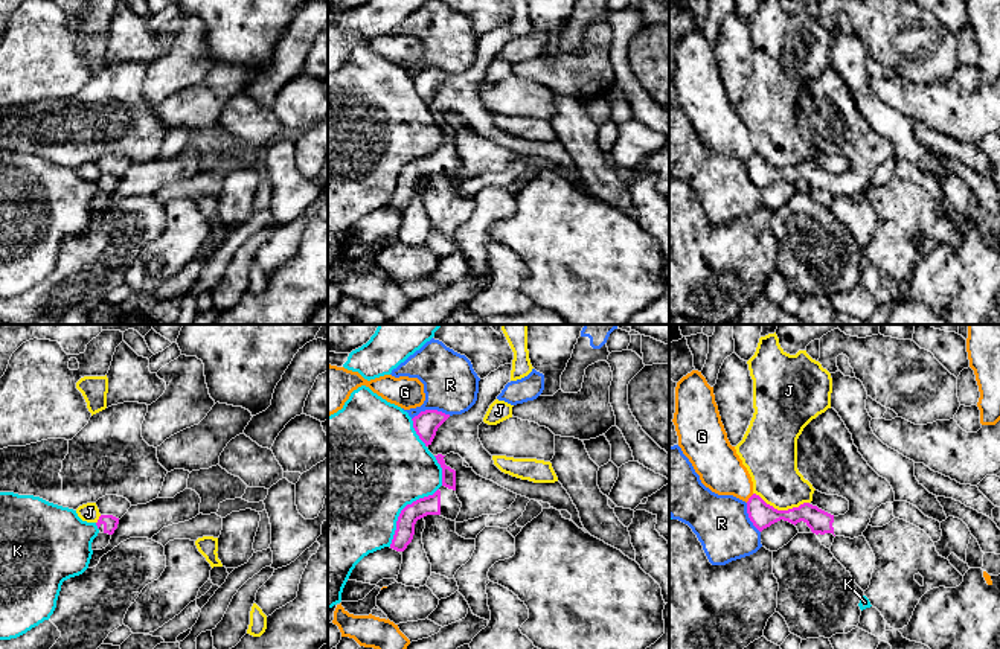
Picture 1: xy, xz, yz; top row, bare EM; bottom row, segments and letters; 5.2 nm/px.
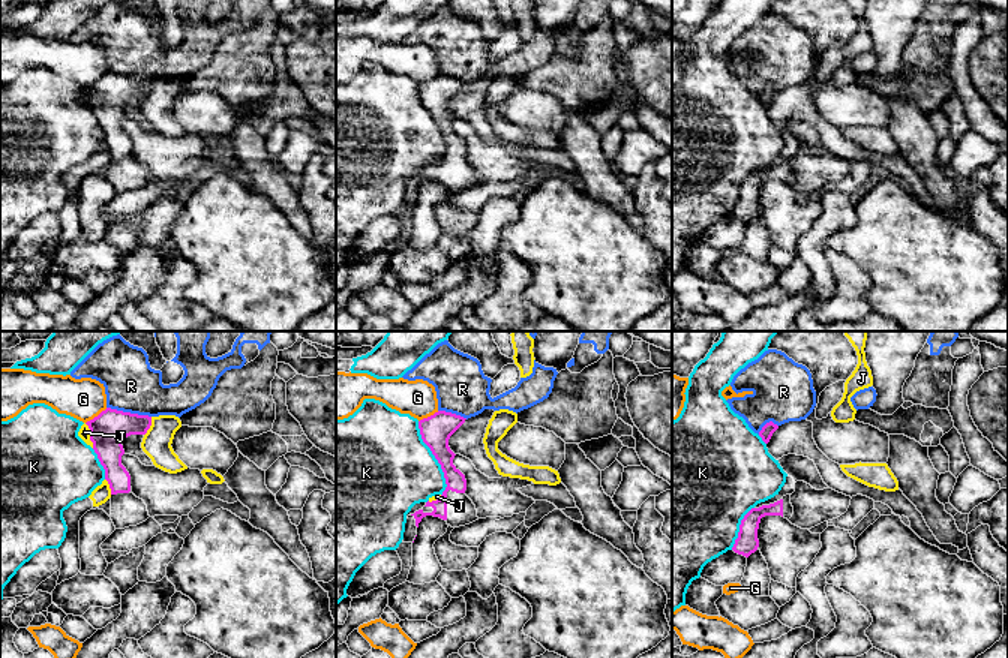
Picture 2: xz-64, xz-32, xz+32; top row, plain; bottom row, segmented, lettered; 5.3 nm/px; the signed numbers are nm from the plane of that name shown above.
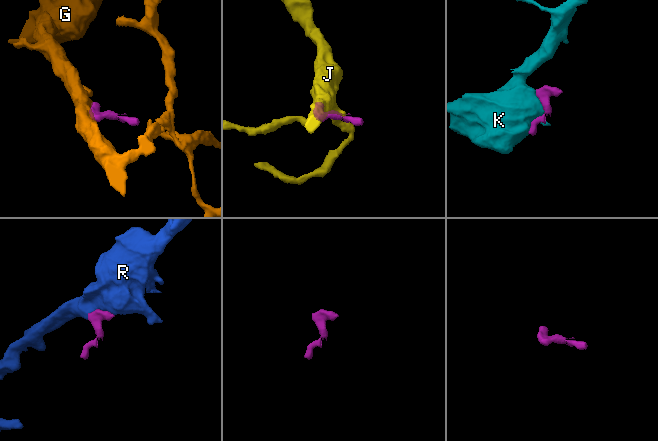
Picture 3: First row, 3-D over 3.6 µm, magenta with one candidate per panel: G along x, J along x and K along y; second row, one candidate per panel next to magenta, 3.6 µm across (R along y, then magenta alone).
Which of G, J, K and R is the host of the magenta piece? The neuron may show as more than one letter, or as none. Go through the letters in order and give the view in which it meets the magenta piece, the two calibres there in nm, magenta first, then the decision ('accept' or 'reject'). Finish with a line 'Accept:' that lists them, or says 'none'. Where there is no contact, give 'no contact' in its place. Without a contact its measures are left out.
G: yz | 140/240 nm | reject
J: yz | 140/260 nm | reject
K: xz | 100/500 nm | reject
R: xz | 140/280 nm | reject
Accept: none

